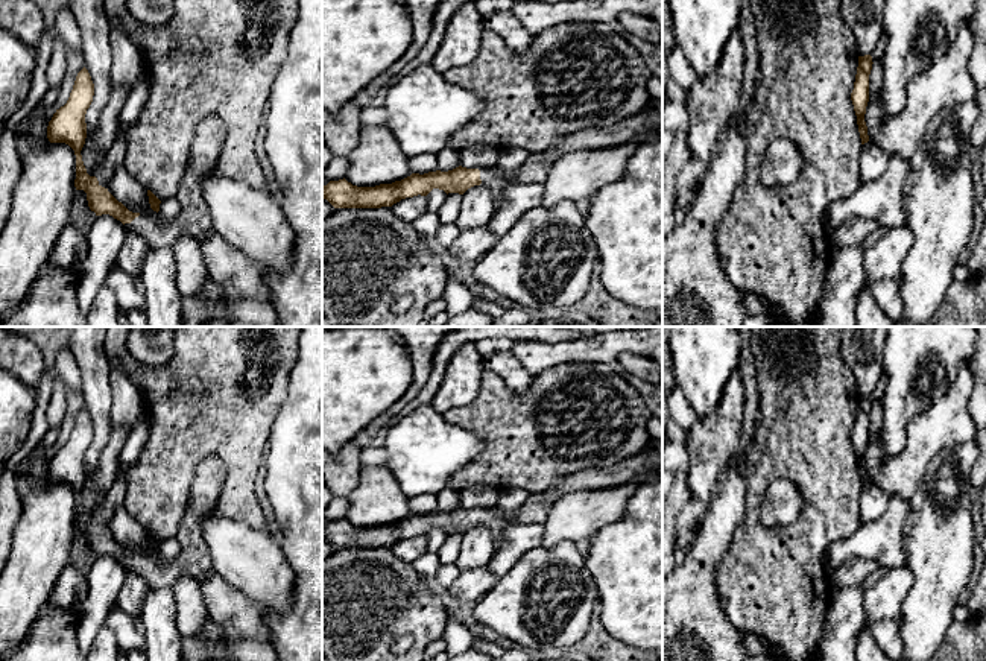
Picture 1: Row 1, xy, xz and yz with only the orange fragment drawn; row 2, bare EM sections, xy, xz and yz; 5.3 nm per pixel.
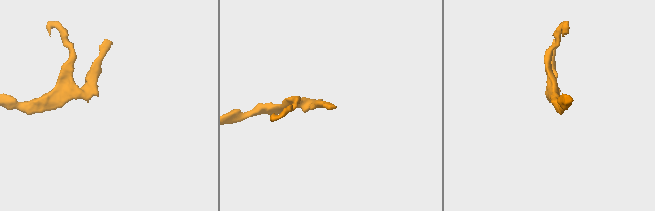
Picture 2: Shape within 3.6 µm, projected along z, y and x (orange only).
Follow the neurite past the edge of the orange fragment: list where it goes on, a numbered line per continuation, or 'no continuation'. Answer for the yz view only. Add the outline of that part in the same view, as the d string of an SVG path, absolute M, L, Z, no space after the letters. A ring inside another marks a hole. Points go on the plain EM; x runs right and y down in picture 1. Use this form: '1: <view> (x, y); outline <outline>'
1: yz (874, 502); outline M867 482L861 485L858 501L860 523L869 523L886 512L889 506L889 495L872 482Z

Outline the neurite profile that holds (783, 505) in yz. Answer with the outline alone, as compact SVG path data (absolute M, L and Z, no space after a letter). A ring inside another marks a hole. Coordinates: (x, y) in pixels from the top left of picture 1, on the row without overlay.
M778 479L766 492L761 523L764 527L787 527L801 517L802 508L804 498L798 486L787 479Z

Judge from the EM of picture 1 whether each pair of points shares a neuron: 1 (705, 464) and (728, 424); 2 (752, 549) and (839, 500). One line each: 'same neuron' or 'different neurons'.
1: same neuron
2: same neuron

